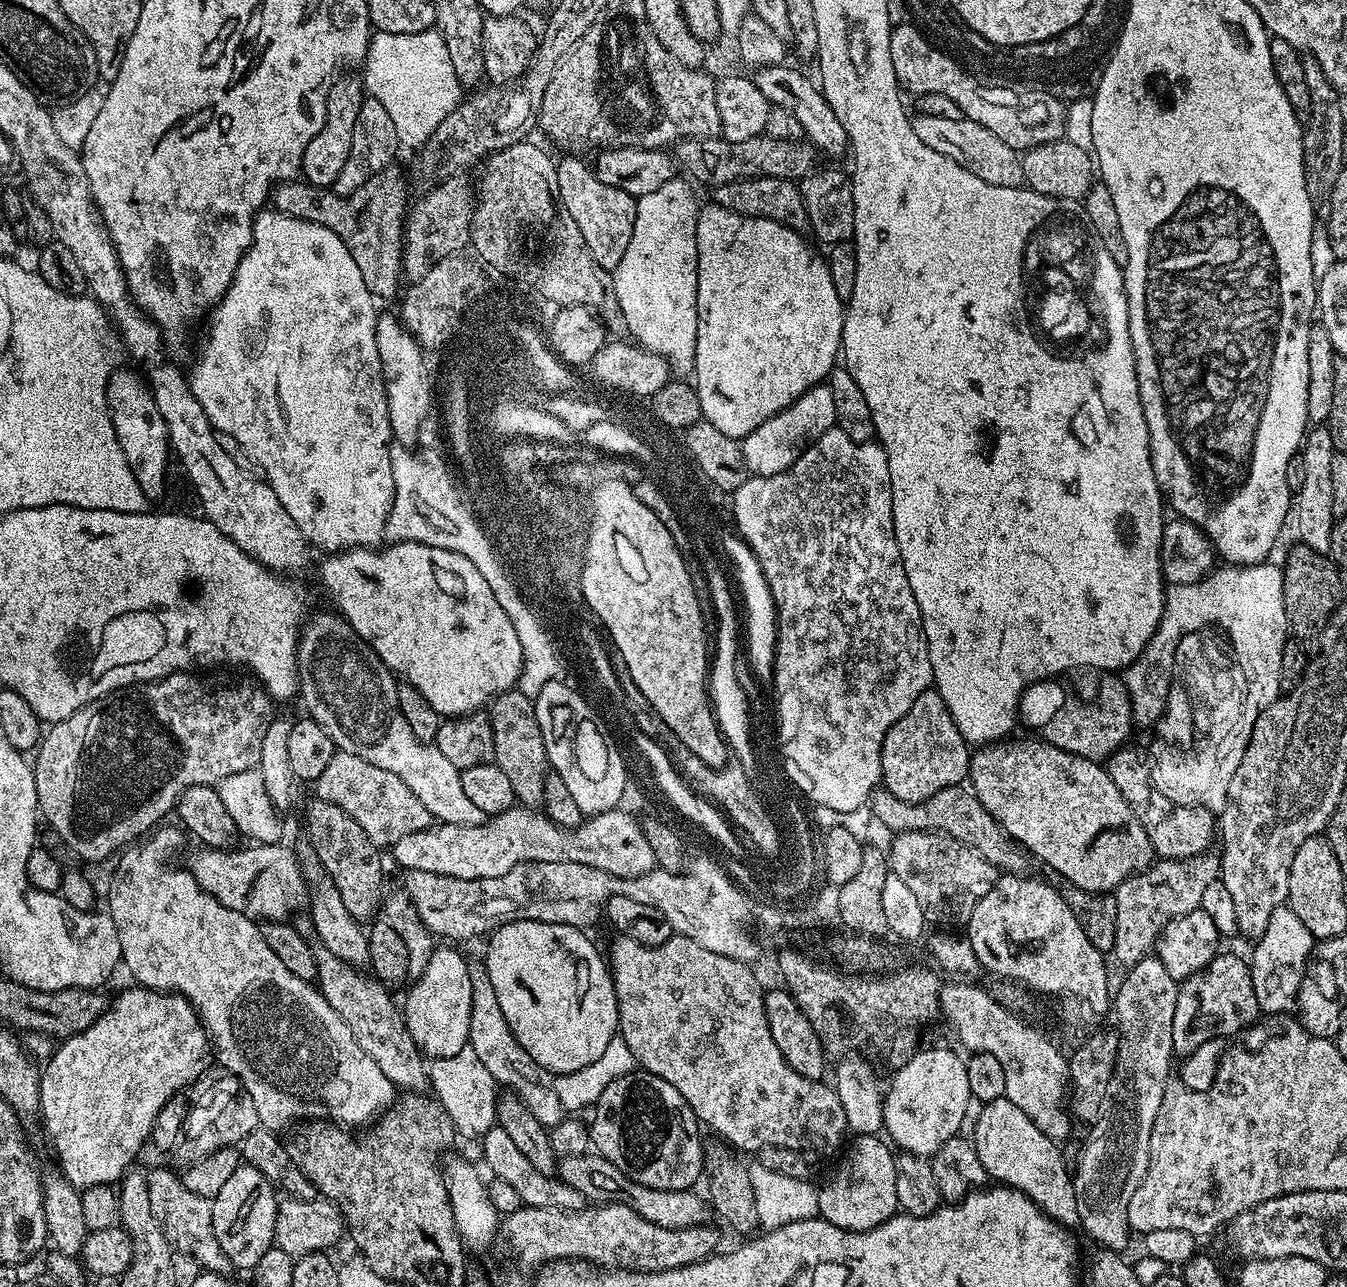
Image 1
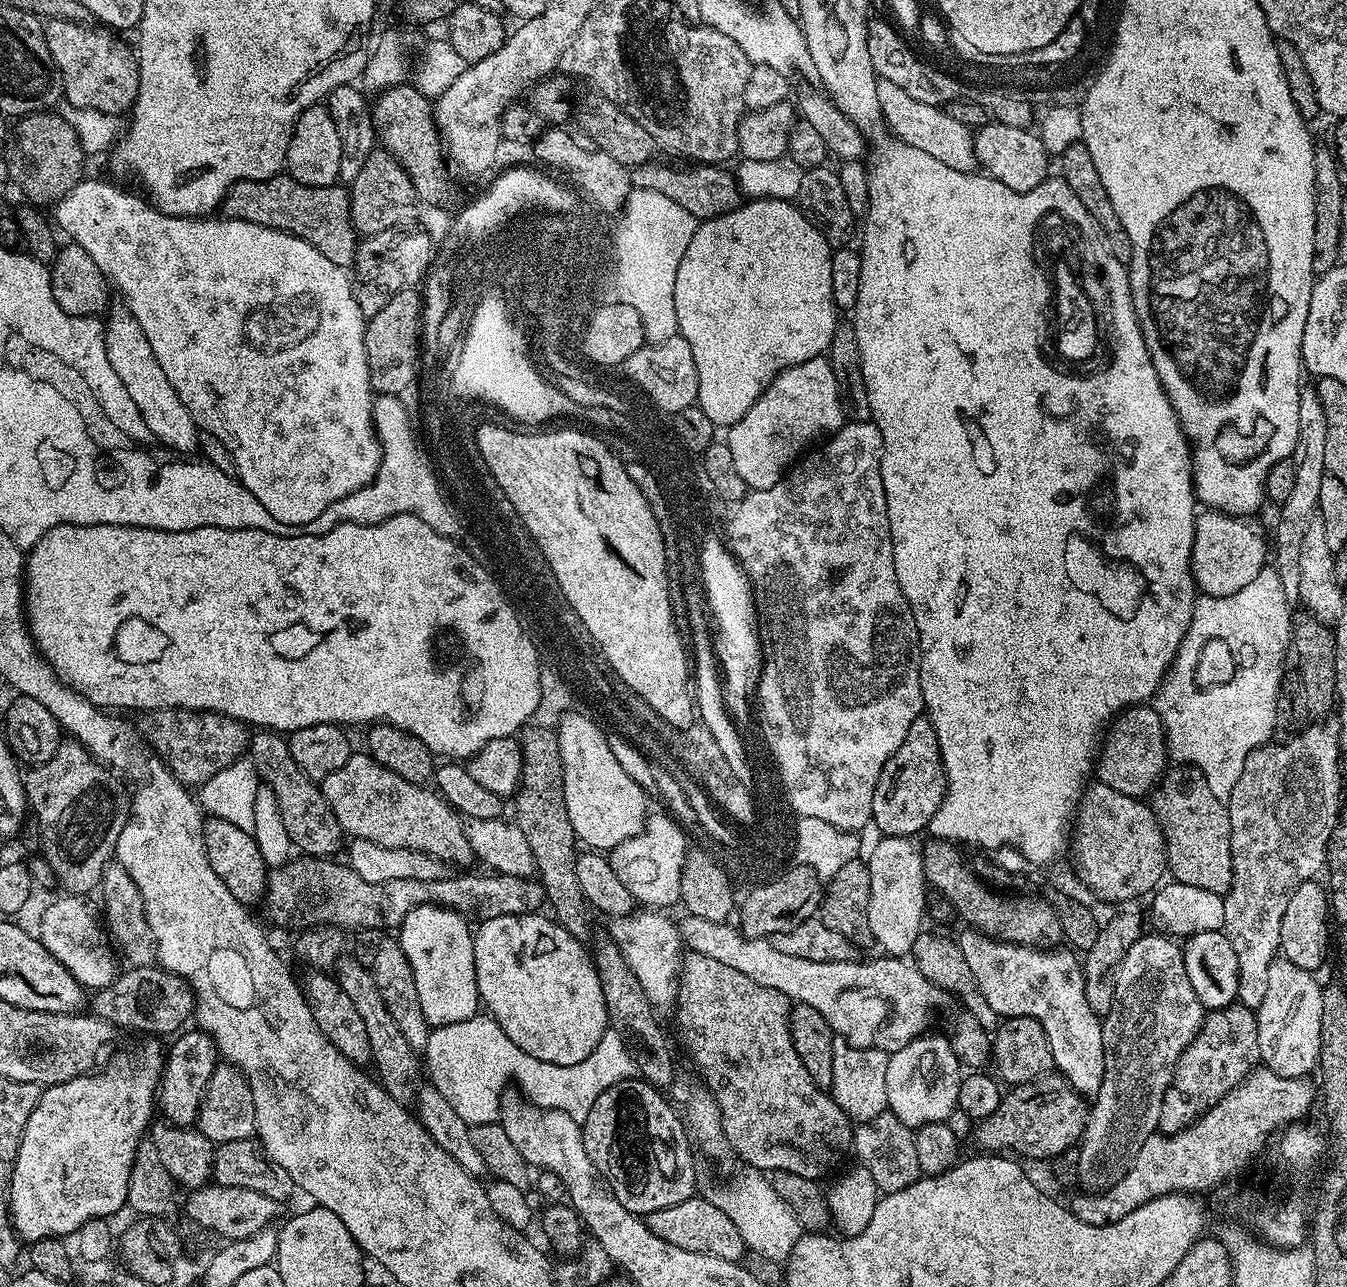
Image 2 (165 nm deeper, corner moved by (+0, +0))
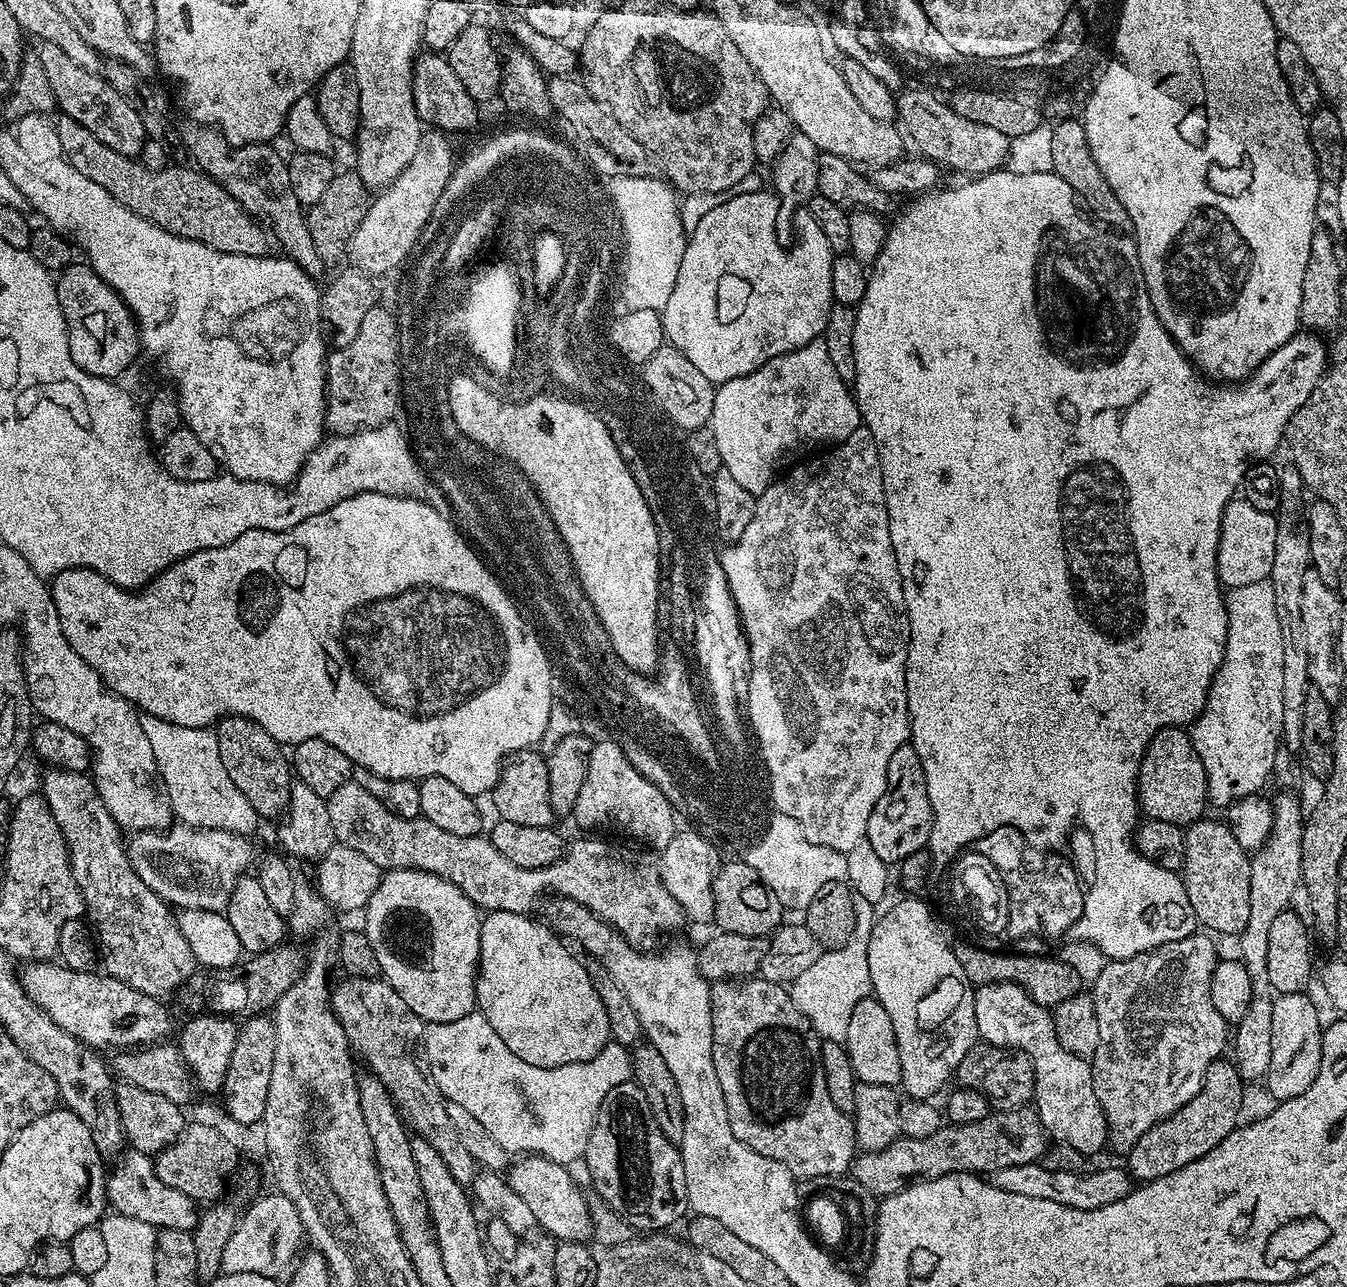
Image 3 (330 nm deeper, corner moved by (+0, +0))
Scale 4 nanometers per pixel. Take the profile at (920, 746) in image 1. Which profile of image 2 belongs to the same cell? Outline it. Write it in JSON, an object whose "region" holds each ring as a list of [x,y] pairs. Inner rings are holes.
{"region":[[[921,714],[914,718],[906,738],[902,738],[902,746],[898,746],[898,750],[890,754],[886,766],[882,766],[882,774],[874,790],[871,820],[878,826],[881,837],[915,837],[923,833],[942,806],[947,785],[948,779],[944,773],[944,762],[938,746],[938,734],[927,715]]]}

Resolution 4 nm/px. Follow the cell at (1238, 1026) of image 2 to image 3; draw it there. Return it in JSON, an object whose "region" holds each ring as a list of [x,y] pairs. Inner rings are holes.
{"region":[[[1231,1059],[1215,1060],[1206,1070],[1206,1078],[1202,1090],[1186,1102],[1172,1116],[1159,1120],[1150,1130],[1134,1142],[1134,1146],[1126,1154],[1127,1171],[1133,1181],[1147,1182],[1157,1180],[1182,1166],[1190,1166],[1190,1162],[1198,1162],[1202,1154],[1210,1154],[1222,1138],[1226,1138],[1241,1123],[1240,1111],[1244,1108],[1244,1088],[1246,1081],[1240,1076],[1235,1063]]]}

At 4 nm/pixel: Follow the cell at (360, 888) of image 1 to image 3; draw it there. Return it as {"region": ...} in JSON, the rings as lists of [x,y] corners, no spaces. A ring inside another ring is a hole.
{"region":[[[225,716],[215,725],[214,731],[218,738],[218,750],[222,754],[222,766],[226,766],[226,774],[230,774],[234,786],[246,794],[246,802],[250,802],[250,806],[254,806],[265,821],[283,817],[288,811],[294,773],[282,745],[266,734],[262,726],[241,716]]]}

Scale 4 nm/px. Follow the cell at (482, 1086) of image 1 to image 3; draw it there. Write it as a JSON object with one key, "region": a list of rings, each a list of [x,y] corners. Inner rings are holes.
{"region":[[[473,1010],[466,1014],[466,1018],[458,1018],[454,1022],[428,1024],[424,1029],[424,1052],[432,1067],[434,1082],[438,1082],[445,1101],[474,1114],[474,1118],[490,1130],[492,1137],[509,1154],[535,1154],[565,1166],[571,1165],[571,1160],[579,1161],[583,1157],[606,1094],[610,1094],[614,1086],[622,1086],[632,1080],[629,1049],[615,1042],[605,1044],[594,1058],[586,1062],[570,1062],[570,1066],[553,1068],[530,1066],[530,1062],[522,1062],[522,1058],[518,1058],[518,1054],[514,1054],[514,1050],[510,1050],[498,1034],[494,1034],[494,1026],[486,1022],[479,1010]]]}

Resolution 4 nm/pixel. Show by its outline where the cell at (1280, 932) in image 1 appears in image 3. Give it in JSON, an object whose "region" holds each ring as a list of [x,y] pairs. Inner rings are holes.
{"region":[[[1295,992],[1275,997],[1274,1034],[1270,1038],[1270,1066],[1266,1077],[1268,1092],[1273,1096],[1273,1101],[1298,1098],[1298,1094],[1312,1085],[1322,1062],[1323,1037],[1320,1012],[1308,994]]]}

